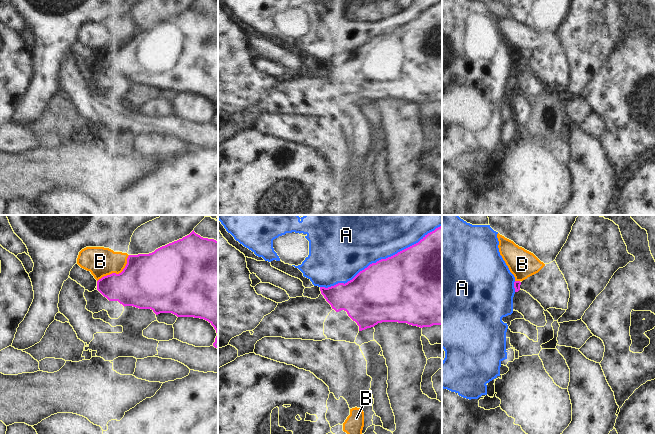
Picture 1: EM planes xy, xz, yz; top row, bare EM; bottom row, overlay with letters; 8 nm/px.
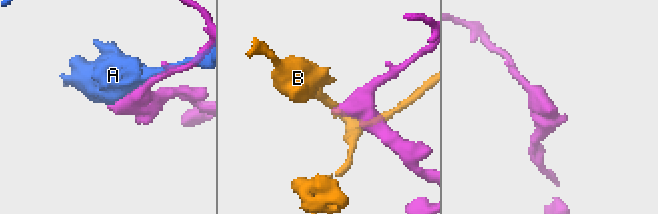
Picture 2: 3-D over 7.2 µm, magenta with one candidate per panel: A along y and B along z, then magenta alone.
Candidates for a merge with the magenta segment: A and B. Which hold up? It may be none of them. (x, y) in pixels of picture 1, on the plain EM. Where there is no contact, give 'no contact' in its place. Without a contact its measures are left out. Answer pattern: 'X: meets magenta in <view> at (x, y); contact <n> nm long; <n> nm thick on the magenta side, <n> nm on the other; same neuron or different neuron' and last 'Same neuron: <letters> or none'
A: meets magenta in xz at (381, 35); contact 1100 nm long; 500 nm thick on the magenta side, 380 nm on the other; different neuron
B: meets magenta in xy at (117, 50); contact 340 nm long; 440 nm thick on the magenta side, 240 nm on the other; different neuron
Same neuron: none

